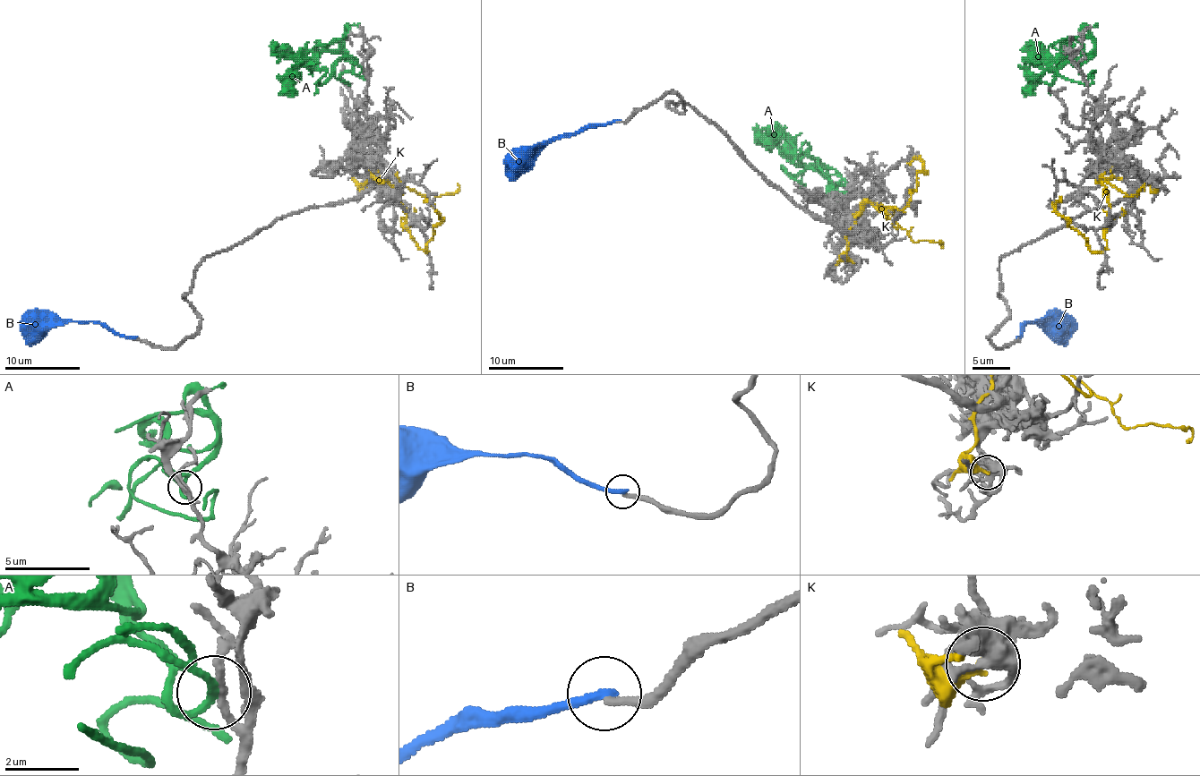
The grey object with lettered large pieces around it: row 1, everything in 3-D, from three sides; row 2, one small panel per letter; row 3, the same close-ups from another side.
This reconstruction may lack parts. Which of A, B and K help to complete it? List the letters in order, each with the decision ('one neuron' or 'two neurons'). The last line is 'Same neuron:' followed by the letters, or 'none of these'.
A: two neurons
B: two neurons
K: two neurons
Same neuron: none of these

